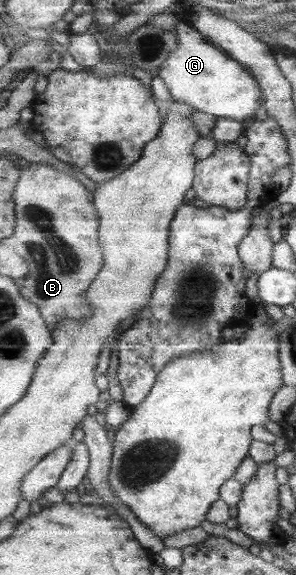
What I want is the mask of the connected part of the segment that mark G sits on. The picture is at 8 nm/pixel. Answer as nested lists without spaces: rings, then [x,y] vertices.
[[[181,21],[178,35],[181,46],[169,54],[160,74],[173,99],[215,116],[230,117],[246,124],[253,121],[266,101],[265,91],[256,75],[244,63],[205,38],[191,21]]]

